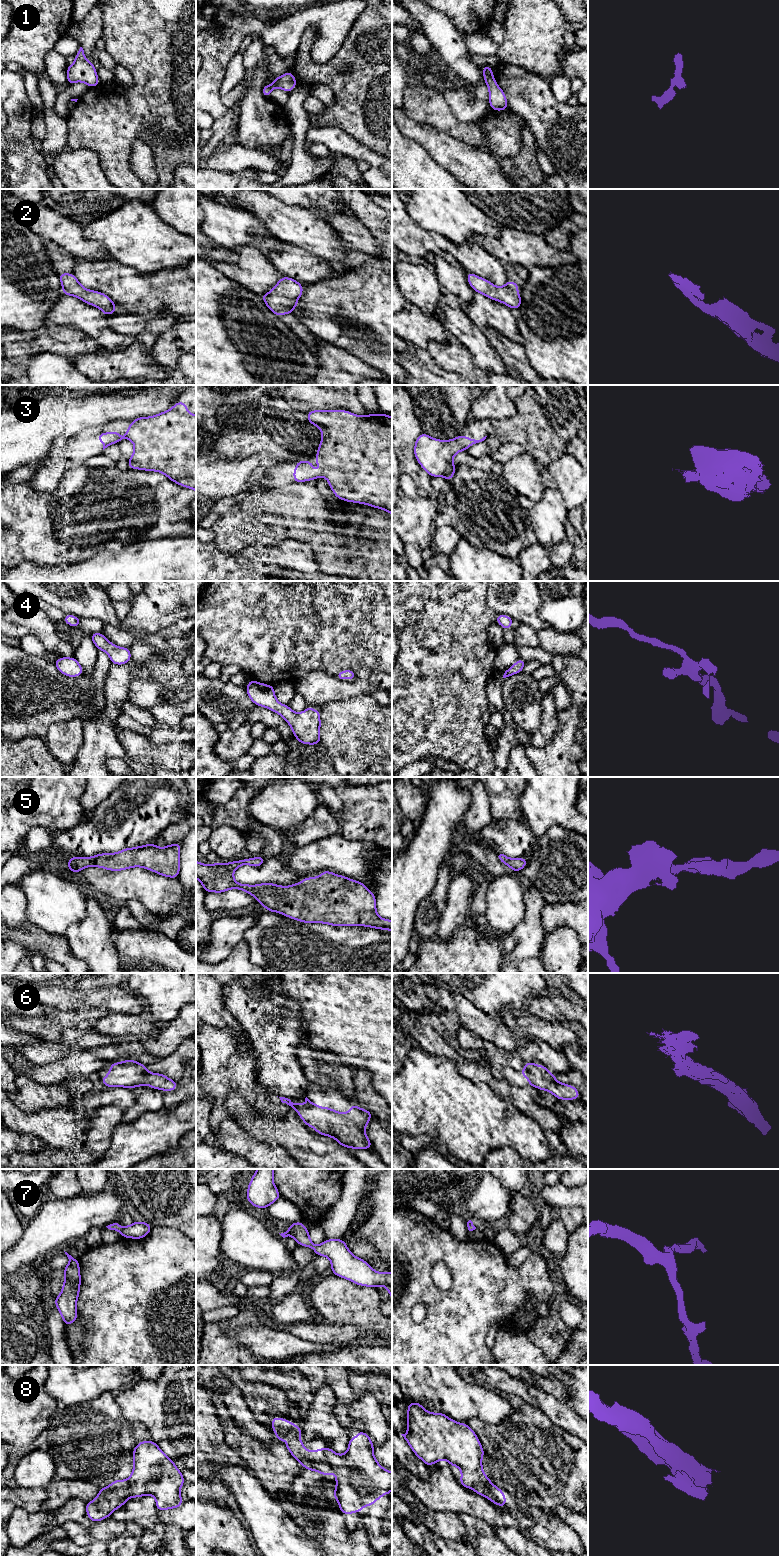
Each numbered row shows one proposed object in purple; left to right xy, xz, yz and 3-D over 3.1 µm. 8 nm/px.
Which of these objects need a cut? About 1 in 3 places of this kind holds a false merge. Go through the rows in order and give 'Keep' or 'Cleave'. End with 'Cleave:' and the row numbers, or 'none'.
1: Keep
2: Keep
3: Keep
4: Keep
5: Keep
6: Keep
7: Keep
8: Cleave
Cleave: 8

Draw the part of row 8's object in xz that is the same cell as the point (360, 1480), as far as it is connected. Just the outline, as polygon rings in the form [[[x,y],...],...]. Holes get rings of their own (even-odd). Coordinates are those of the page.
[[[358,1431],[357,1437],[349,1437],[347,1452],[343,1455],[326,1447],[325,1456],[336,1478],[336,1488],[332,1496],[339,1503],[339,1510],[344,1514],[361,1512],[363,1507],[375,1505],[378,1498],[392,1493],[392,1472],[385,1470],[373,1453],[374,1443],[364,1431]]]

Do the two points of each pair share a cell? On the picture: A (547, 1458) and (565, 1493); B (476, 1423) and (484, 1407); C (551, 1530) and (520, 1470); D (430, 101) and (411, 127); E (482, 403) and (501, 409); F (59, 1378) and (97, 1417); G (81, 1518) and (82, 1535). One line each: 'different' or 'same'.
A: same
B: different
C: different
D: different
E: same
F: different
G: different

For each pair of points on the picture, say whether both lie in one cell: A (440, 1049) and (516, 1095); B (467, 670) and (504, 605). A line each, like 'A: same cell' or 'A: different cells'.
A: same cell
B: different cells

